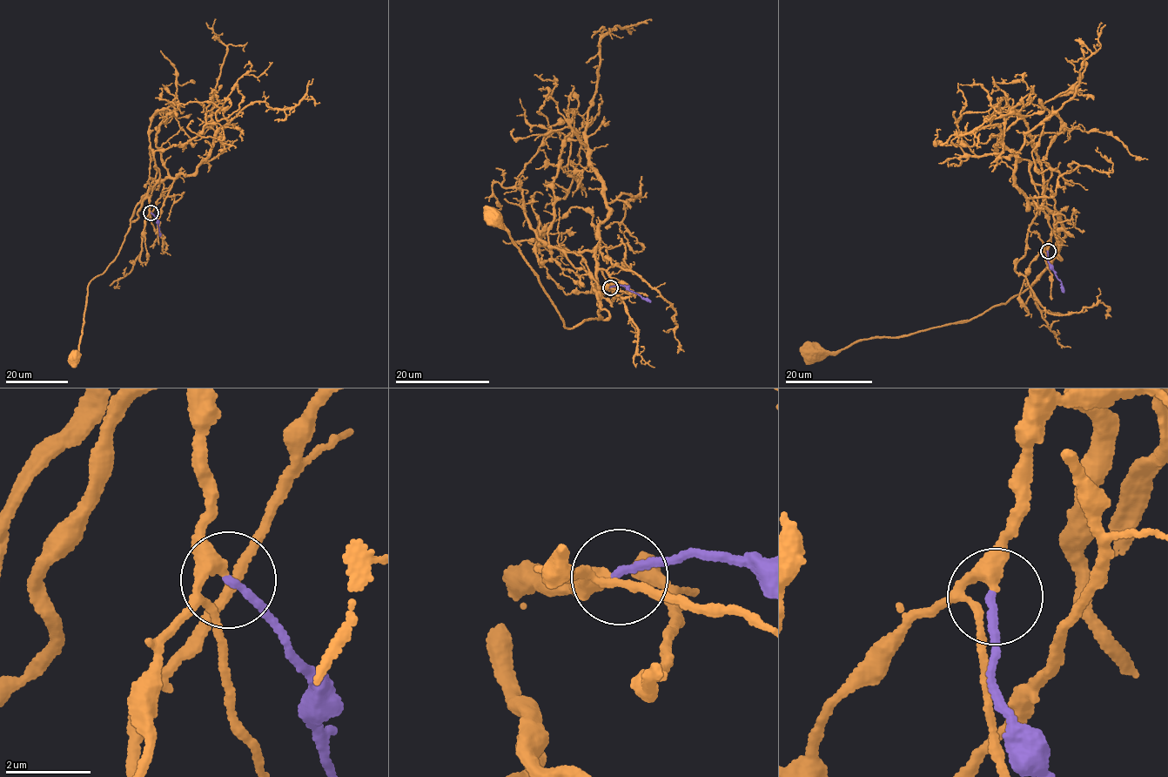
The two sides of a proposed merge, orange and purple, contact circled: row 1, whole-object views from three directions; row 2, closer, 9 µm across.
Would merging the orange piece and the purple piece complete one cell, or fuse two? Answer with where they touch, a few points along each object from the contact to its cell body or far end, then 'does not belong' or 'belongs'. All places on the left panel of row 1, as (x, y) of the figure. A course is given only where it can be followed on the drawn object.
place (151, 212); course orange (151, 212), (146, 198), (114, 260), (90, 281), (84, 322), (78, 352), (73, 354); course purple (151, 212), (157, 219), (160, 236); belongs

